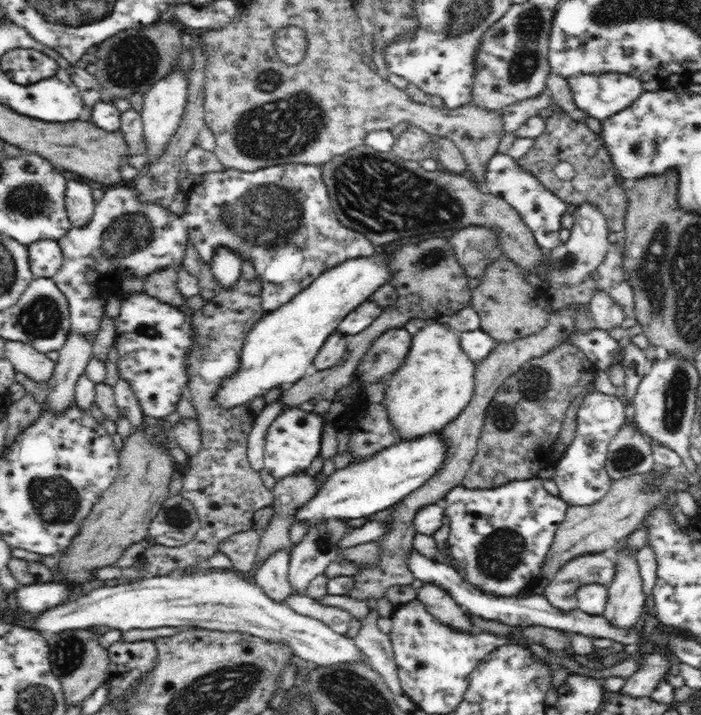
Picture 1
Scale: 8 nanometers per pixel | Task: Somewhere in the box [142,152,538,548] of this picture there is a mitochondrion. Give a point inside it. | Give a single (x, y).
(269, 216)

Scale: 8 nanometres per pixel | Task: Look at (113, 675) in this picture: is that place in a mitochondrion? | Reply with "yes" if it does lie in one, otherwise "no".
no

